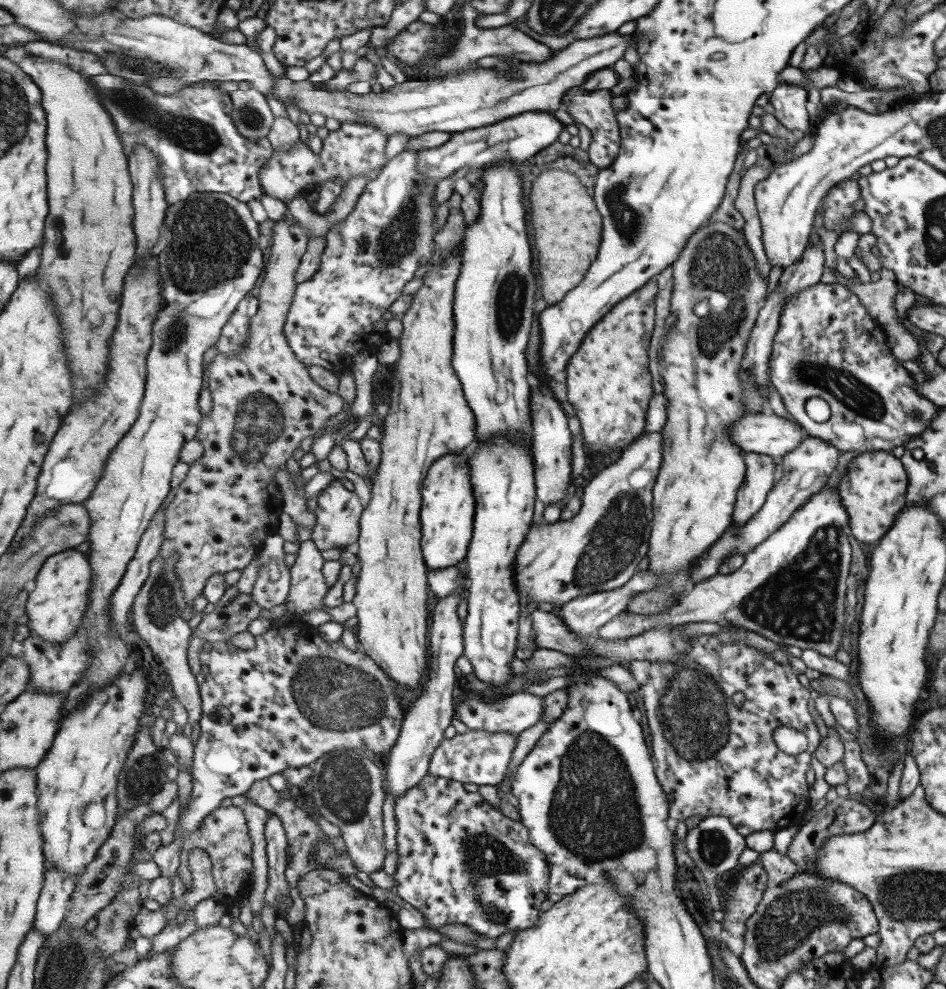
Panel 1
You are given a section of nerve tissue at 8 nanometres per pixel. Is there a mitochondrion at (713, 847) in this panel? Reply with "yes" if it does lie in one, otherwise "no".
yes

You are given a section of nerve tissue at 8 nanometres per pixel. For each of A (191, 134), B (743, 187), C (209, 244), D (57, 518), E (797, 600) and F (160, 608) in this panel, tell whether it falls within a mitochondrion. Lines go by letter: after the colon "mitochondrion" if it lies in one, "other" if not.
A: mitochondrion
B: other
C: mitochondrion
D: mitochondrion
E: mitochondrion
F: mitochondrion

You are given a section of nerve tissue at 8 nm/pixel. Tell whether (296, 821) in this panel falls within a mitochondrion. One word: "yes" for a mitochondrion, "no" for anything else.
no

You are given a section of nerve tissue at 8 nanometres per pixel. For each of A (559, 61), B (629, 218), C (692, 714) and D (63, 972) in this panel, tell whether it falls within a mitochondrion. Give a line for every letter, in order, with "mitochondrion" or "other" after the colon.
A: other
B: mitochondrion
C: mitochondrion
D: mitochondrion

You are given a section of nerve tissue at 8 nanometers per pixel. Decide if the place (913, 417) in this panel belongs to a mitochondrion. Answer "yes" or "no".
yes

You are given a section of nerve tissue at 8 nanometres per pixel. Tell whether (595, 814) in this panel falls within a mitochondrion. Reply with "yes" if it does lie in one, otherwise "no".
yes

